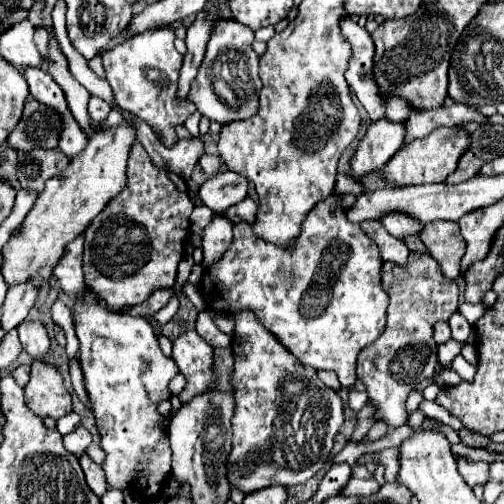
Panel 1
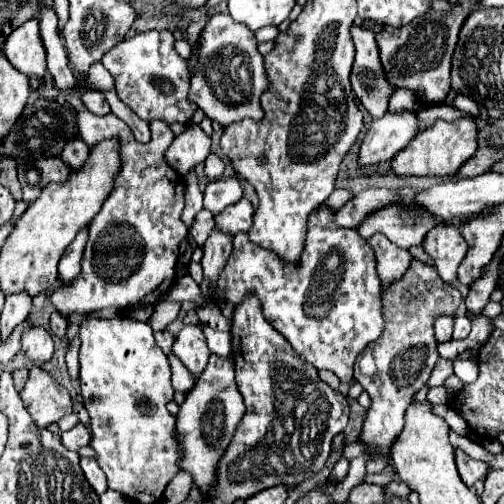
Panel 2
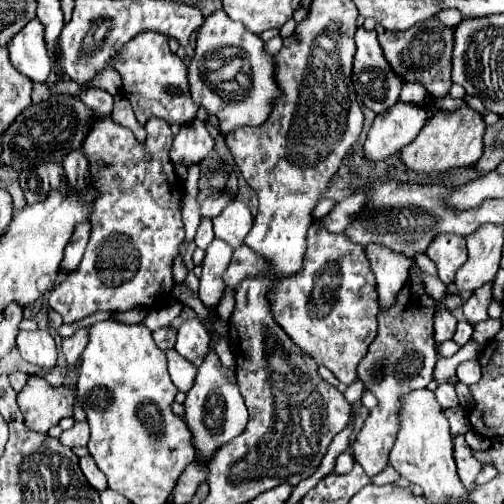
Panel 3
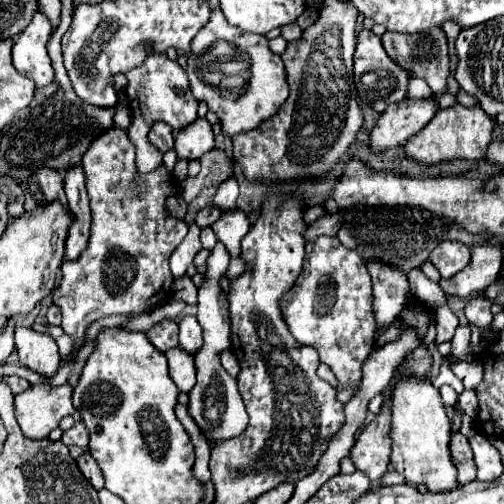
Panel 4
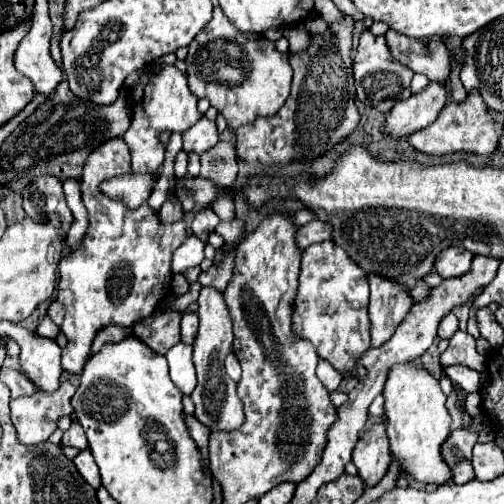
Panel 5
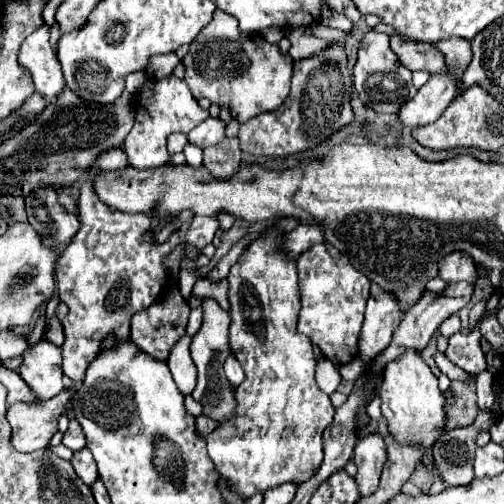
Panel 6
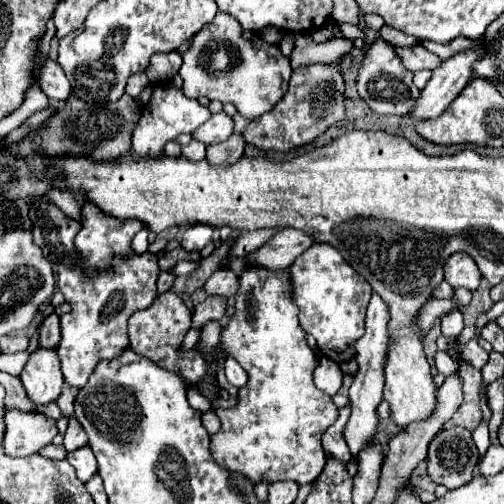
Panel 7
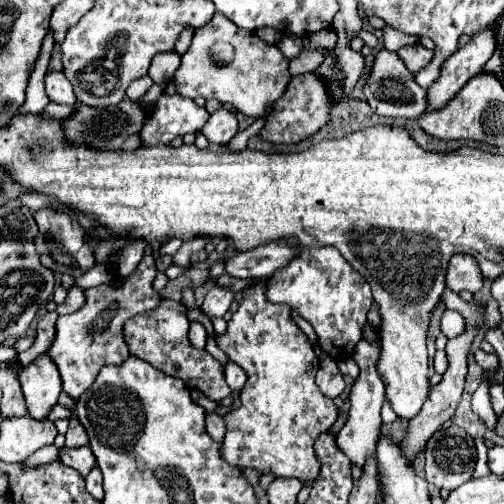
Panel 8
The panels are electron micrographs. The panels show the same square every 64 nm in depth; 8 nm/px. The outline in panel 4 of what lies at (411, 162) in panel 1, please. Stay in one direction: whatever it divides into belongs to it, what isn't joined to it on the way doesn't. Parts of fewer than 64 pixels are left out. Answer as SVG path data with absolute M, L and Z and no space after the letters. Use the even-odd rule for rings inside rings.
M454 104L452 108L438 110L434 120L424 126L414 138L404 144L404 154L408 160L434 166L446 160L480 160L486 154L486 146L490 144L490 134L494 128L494 120L480 110L480 106L468 108Z

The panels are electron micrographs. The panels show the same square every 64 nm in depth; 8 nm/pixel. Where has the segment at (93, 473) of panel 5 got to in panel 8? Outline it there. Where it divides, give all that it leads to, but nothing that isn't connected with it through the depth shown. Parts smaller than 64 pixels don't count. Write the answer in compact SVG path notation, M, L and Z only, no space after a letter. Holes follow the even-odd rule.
M78 446L78 448L62 448L60 450L60 462L76 468L82 478L88 476L88 472L96 466L90 446Z

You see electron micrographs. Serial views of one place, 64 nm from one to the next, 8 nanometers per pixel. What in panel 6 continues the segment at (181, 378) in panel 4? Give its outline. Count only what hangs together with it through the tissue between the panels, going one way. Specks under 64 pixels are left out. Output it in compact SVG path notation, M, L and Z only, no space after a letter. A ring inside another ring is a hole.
M182 336L180 342L170 350L168 366L172 372L174 382L178 384L182 394L192 394L196 386L196 366L190 358L190 338Z

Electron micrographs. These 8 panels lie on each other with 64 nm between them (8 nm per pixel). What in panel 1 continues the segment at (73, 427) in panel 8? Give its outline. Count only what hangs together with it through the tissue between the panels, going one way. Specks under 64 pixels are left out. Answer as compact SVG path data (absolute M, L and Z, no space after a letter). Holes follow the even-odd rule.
M80 426L80 428L74 430L72 434L64 436L64 446L66 446L66 450L72 452L74 456L78 456L78 458L86 452L86 448L90 446L90 442L92 442L92 434L90 434L84 426Z

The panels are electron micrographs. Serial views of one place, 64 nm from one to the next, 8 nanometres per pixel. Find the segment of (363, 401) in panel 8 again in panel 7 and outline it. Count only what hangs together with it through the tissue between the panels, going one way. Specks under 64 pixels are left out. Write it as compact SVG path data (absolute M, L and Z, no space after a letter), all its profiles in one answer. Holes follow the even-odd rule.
M372 292L368 312L366 312L366 332L364 336L354 344L356 346L356 362L358 362L358 372L354 374L354 382L350 386L350 404L352 404L352 416L350 422L344 430L344 438L350 446L350 452L356 456L366 444L370 444L378 426L378 416L376 416L376 406L382 400L382 388L384 388L384 356L388 350L388 304Z

